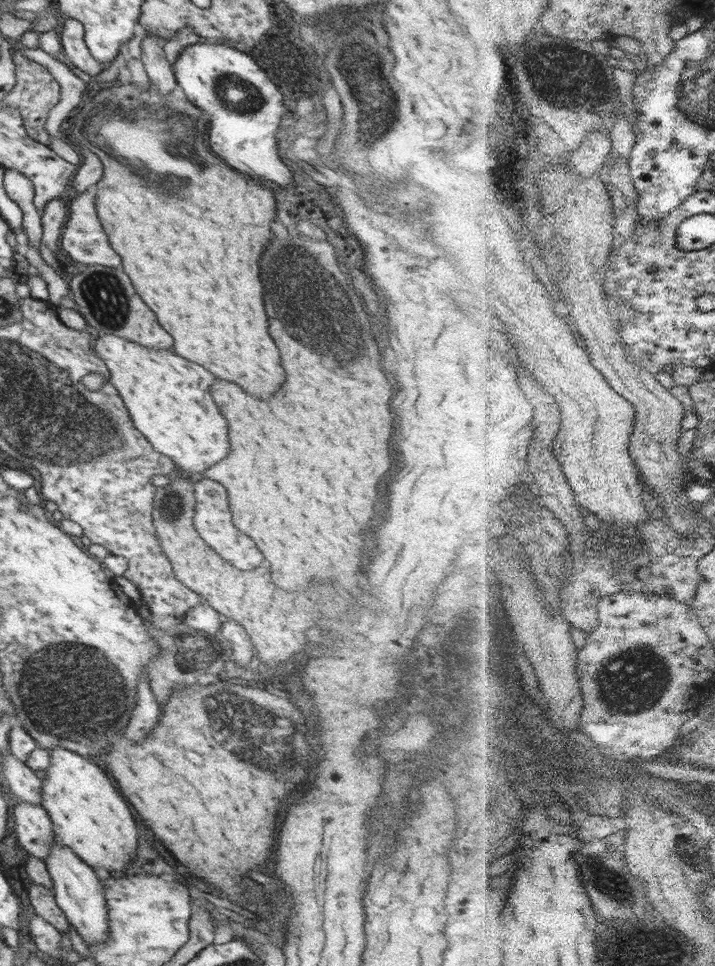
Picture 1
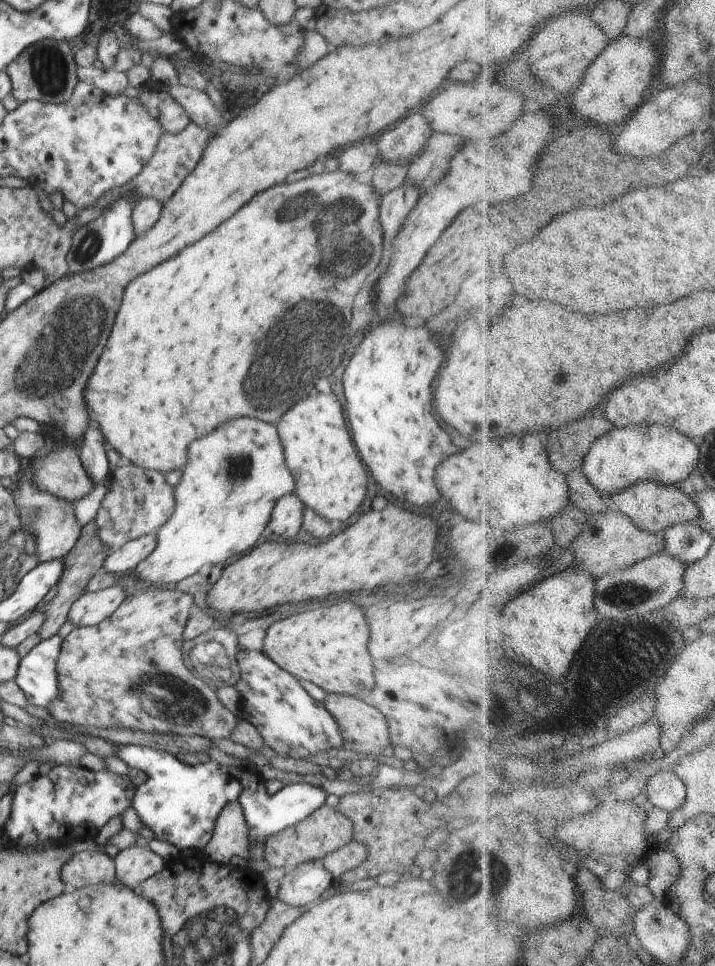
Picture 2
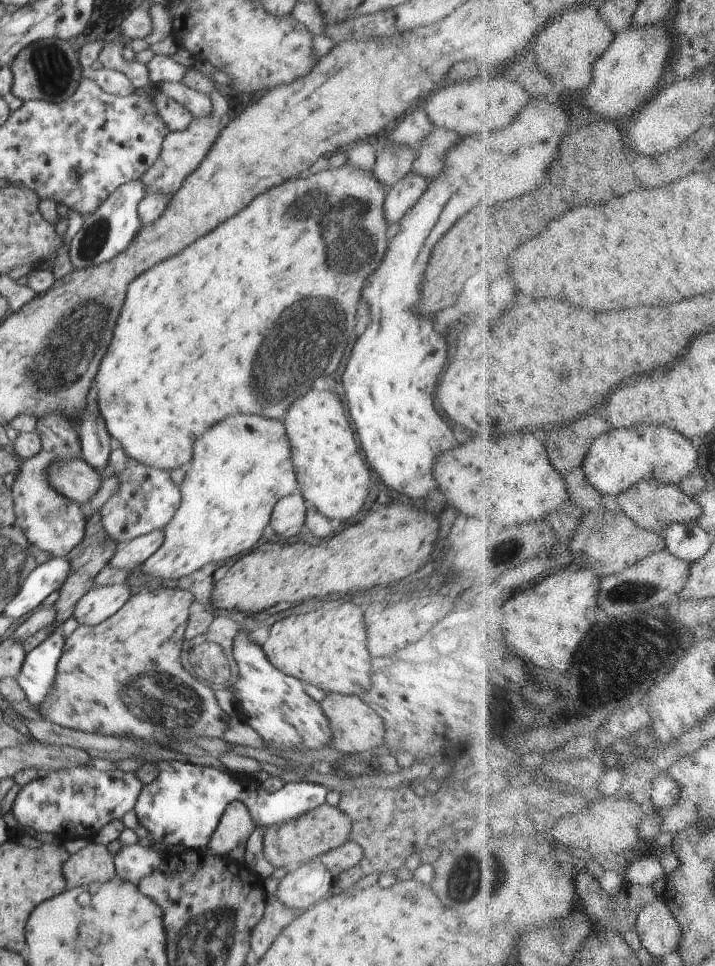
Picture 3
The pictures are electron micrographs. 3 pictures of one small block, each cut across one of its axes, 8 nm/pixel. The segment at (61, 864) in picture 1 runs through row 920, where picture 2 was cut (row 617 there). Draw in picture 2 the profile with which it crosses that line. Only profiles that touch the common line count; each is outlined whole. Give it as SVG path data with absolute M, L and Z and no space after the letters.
M118 583L106 589L85 593L72 604L67 620L75 627L99 624L116 612L116 608L129 593L125 588L120 588Z

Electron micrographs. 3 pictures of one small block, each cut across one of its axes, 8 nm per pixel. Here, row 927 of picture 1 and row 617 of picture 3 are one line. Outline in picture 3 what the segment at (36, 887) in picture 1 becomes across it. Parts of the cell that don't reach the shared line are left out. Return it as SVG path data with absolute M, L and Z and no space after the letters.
M99 509L88 518L82 541L65 557L65 560L69 562L70 571L60 588L60 596L53 606L55 618L54 622L50 624L52 632L59 629L65 621L73 616L75 605L94 587L95 577L100 573L100 570L107 566L118 548L118 544L104 533L101 524L101 510Z

